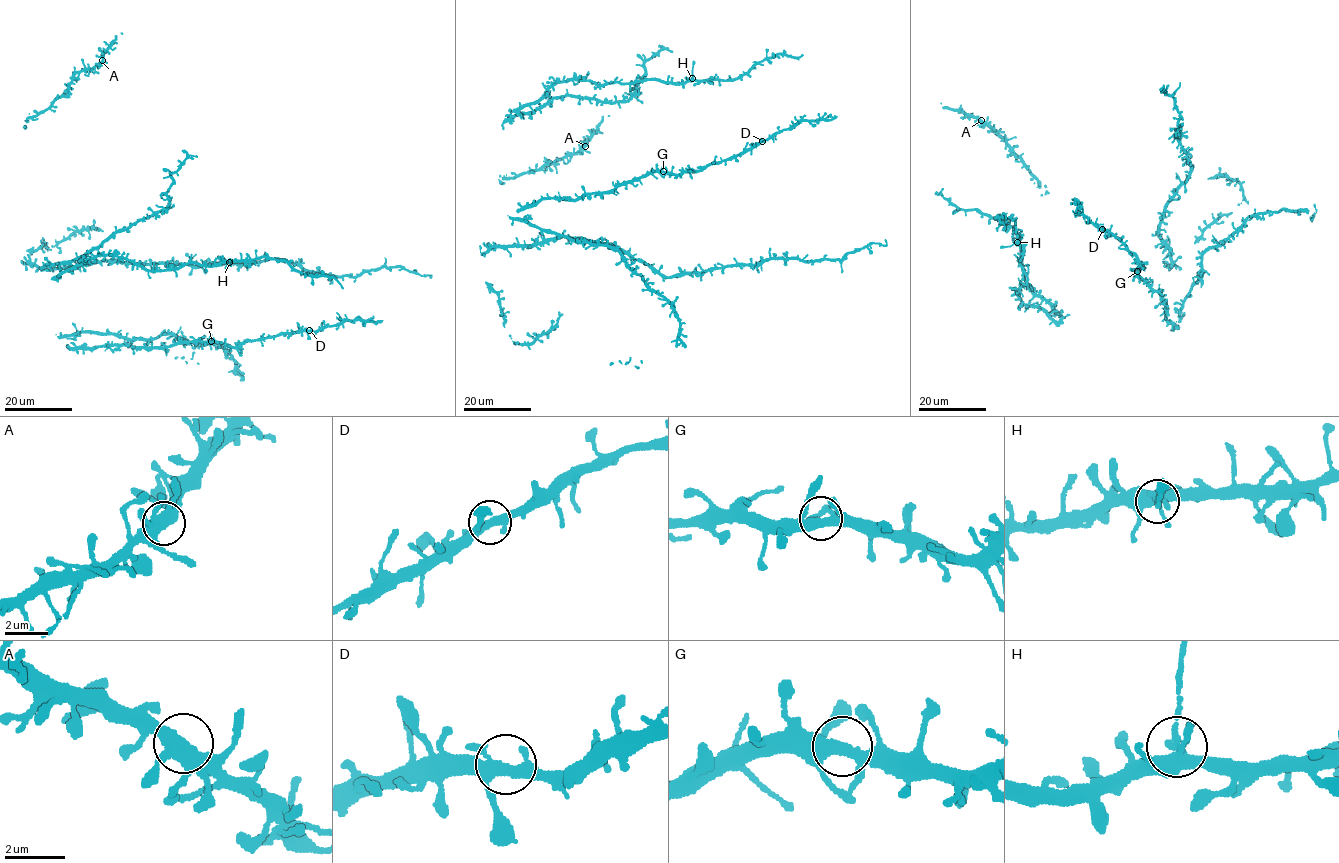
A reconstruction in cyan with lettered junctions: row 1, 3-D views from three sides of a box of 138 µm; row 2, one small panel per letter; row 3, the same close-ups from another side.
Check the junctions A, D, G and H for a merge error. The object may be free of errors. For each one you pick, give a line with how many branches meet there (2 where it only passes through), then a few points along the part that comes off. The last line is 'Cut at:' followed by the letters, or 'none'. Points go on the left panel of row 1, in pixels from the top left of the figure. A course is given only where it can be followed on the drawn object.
H: branches 5
Cut at: H

